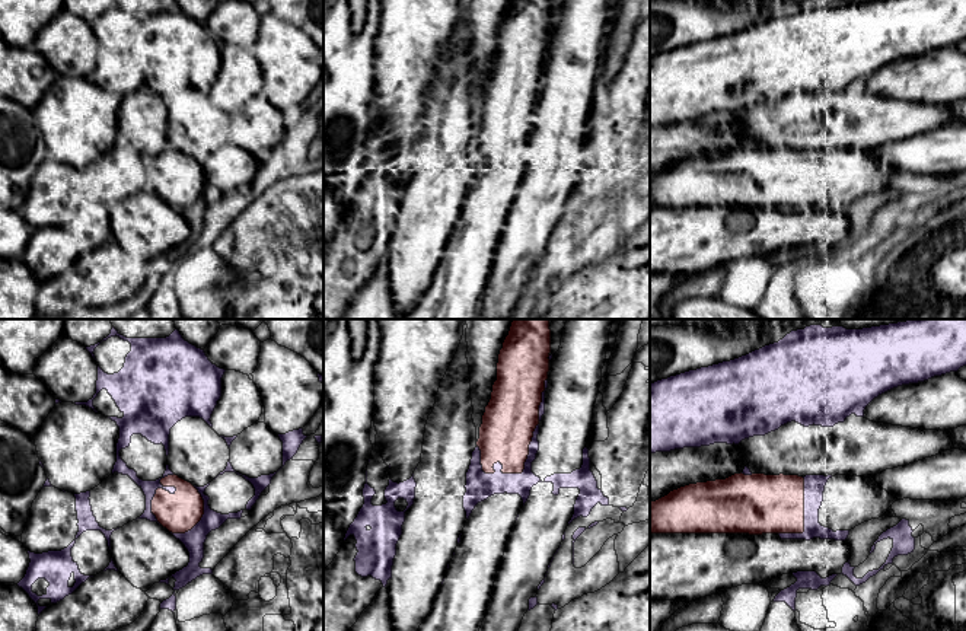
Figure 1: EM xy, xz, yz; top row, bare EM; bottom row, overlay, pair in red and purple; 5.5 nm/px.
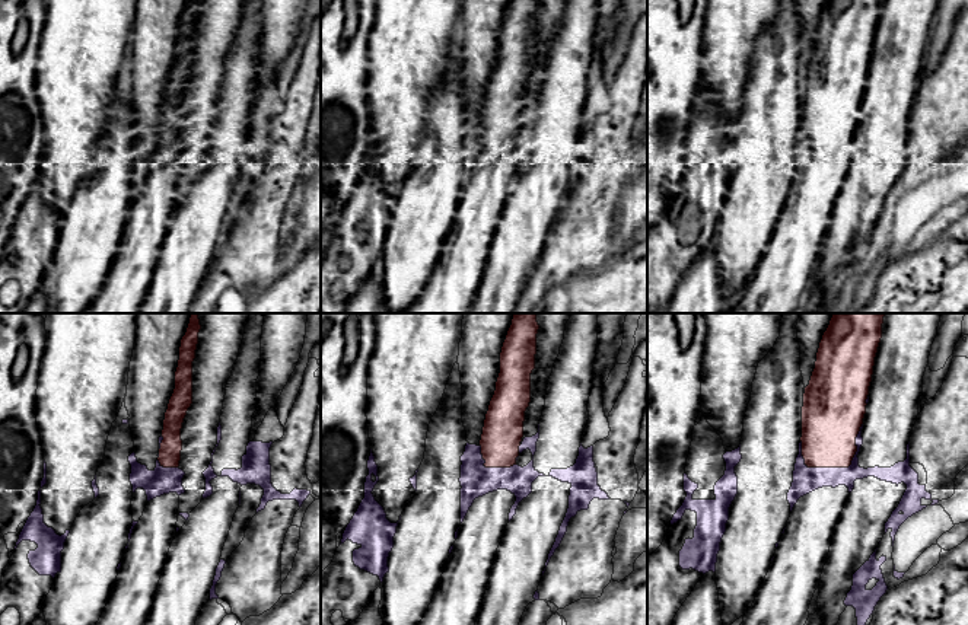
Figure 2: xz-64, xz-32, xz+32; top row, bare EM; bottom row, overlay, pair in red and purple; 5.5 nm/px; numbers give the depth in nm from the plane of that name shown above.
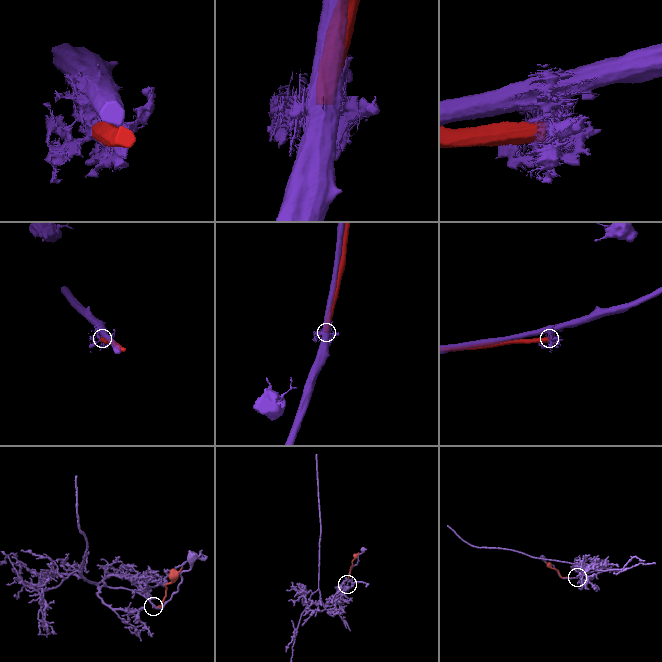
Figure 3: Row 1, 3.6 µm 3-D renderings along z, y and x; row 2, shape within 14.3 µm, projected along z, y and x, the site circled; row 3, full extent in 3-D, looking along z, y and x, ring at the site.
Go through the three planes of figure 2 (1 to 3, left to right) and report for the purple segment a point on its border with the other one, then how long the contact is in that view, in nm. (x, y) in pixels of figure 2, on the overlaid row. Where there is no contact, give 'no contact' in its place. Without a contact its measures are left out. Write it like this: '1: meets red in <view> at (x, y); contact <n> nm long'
1: meets red in xz-64 at (166, 466); contact 120 nm long
2: meets red in xz-32 at (490, 466); contact 240 nm long
3: meets red in xz+32 at (847, 466); contact 400 nm long

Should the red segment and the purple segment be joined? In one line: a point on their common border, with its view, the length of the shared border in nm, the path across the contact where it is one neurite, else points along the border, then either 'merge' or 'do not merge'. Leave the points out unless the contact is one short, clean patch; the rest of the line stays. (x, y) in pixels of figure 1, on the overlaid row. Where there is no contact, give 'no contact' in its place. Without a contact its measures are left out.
meets red in xz at (519, 472); contact 420 nm long; do not merge

